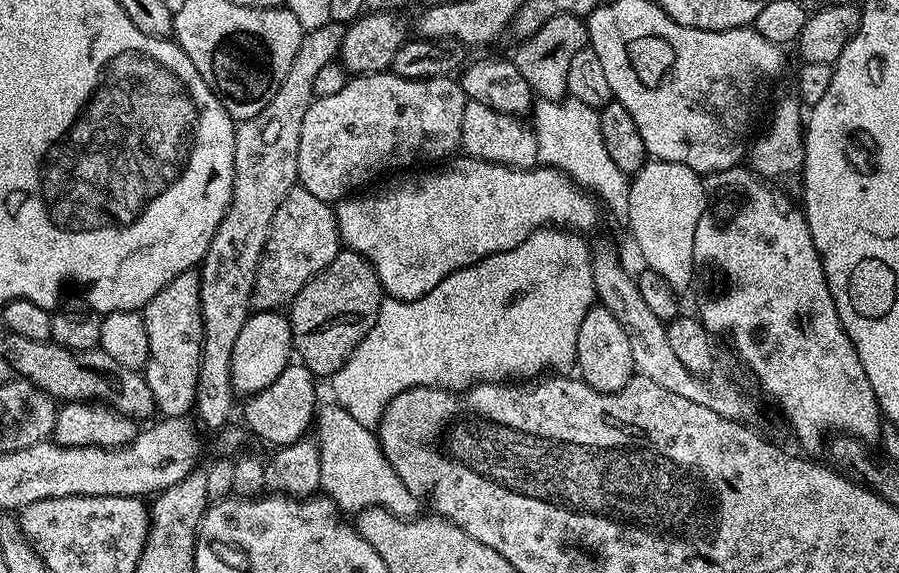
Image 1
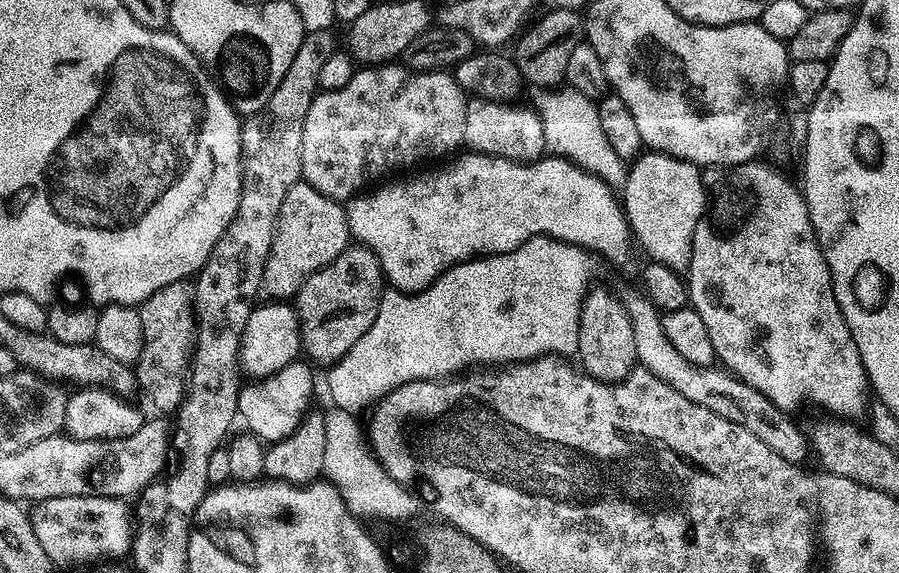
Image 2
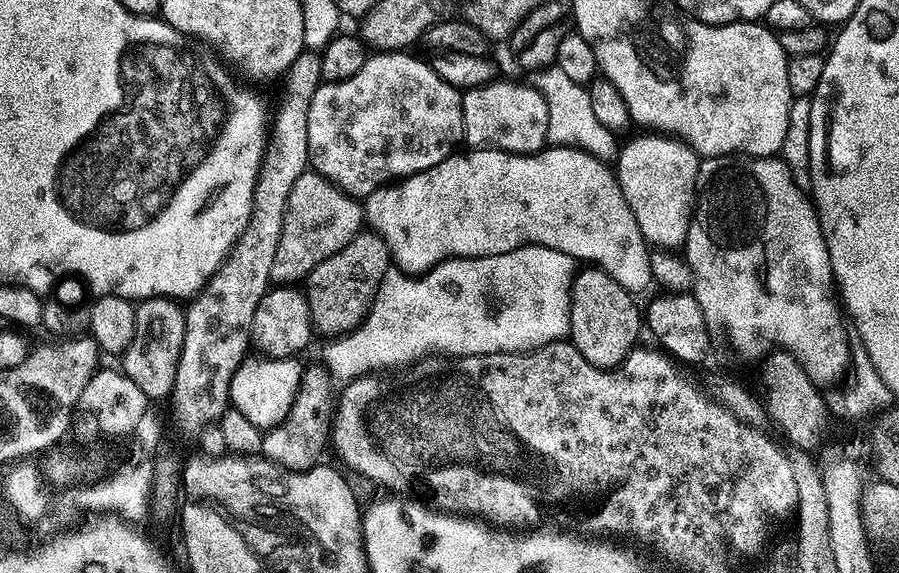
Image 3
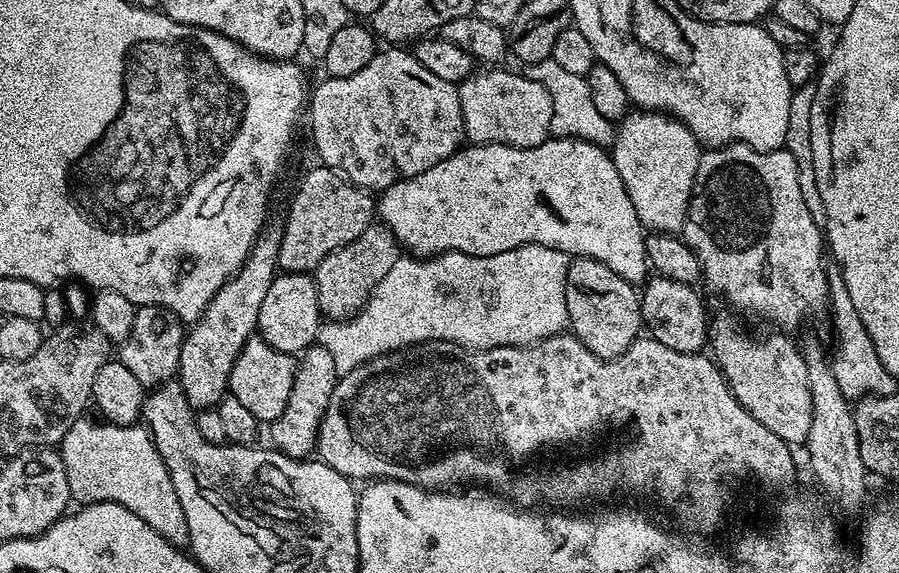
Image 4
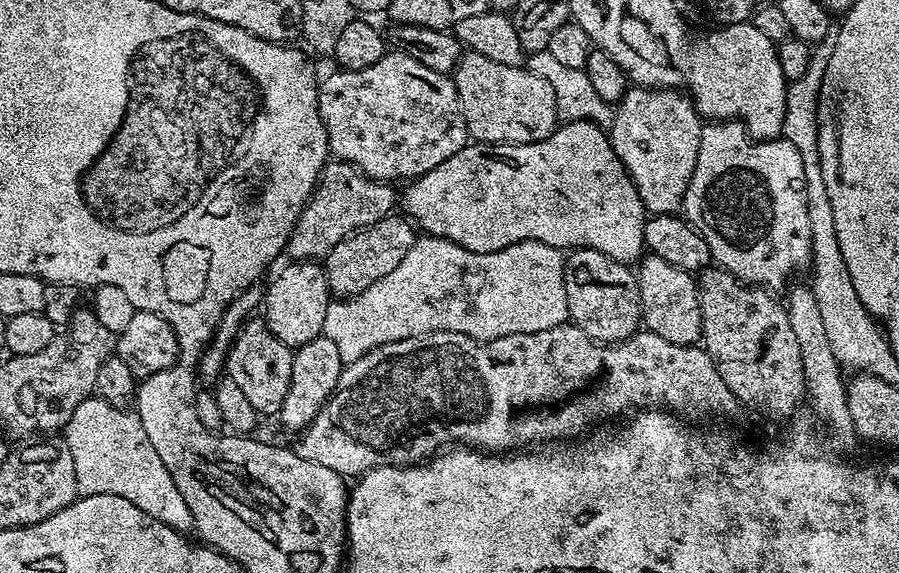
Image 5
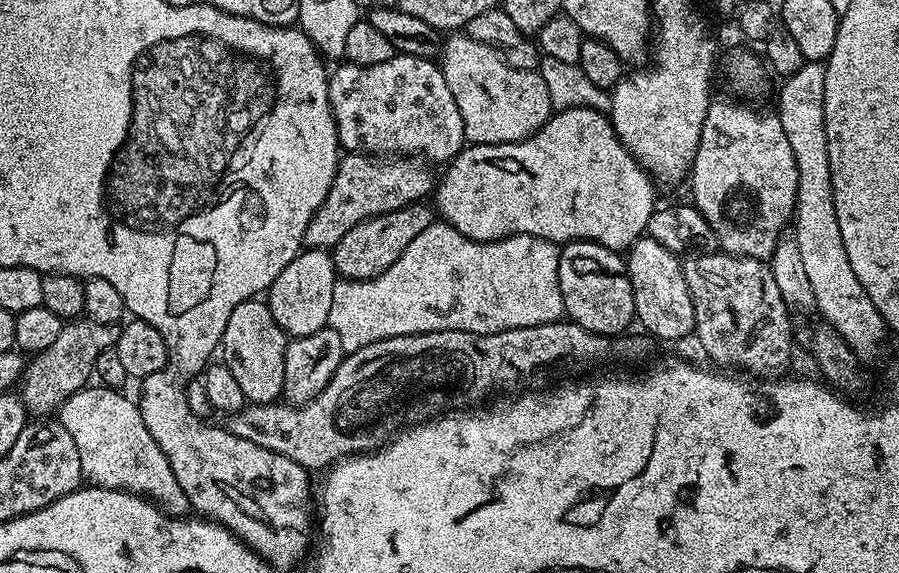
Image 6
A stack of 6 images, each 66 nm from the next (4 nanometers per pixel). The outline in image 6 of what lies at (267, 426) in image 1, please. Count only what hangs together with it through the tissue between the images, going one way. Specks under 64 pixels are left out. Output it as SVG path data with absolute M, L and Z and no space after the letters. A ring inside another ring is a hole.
M253 298L234 306L222 341L222 363L240 383L248 404L275 404L284 395L286 378L286 346L289 337L274 320L270 306L260 298Z

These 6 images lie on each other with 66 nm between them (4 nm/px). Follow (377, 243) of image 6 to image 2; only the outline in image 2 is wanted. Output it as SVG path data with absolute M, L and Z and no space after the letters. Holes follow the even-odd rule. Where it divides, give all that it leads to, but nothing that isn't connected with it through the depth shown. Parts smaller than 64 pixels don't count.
M359 242L349 243L348 248L334 258L334 262L310 274L294 297L294 307L300 319L303 355L323 366L331 366L342 359L350 346L354 346L354 342L358 342L358 338L374 326L380 297L385 291L384 271L376 255Z

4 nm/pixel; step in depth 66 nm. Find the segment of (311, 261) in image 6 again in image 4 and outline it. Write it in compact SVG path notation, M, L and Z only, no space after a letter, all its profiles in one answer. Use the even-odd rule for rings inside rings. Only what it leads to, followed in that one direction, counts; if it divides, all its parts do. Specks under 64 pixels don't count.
M285 272L278 274L270 282L270 290L266 290L266 299L262 301L262 310L258 310L256 323L258 334L274 350L303 353L305 348L316 343L320 332L322 317L318 306L318 290L315 279L306 272Z

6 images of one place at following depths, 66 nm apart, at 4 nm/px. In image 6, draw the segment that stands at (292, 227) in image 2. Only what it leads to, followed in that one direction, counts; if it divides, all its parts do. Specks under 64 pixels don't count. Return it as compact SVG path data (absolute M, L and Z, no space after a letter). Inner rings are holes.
M363 151L348 152L341 155L340 164L336 167L336 177L330 186L330 194L326 194L326 202L318 206L314 218L310 220L310 226L306 228L304 243L308 248L322 248L331 250L335 248L354 226L358 226L371 216L381 216L387 212L393 212L399 208L404 208L407 204L414 204L425 199L424 195L431 193L438 183L437 173L432 173L423 159L420 158L384 158L375 154L365 154Z

